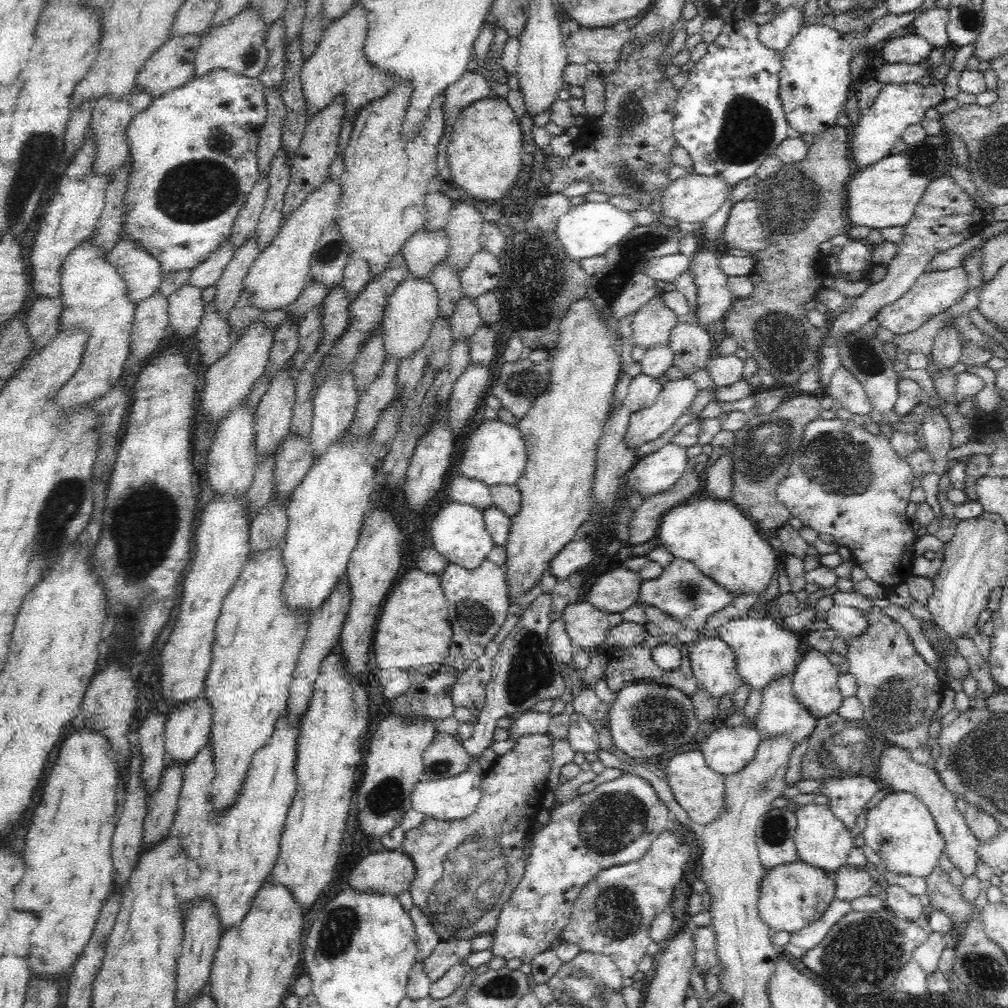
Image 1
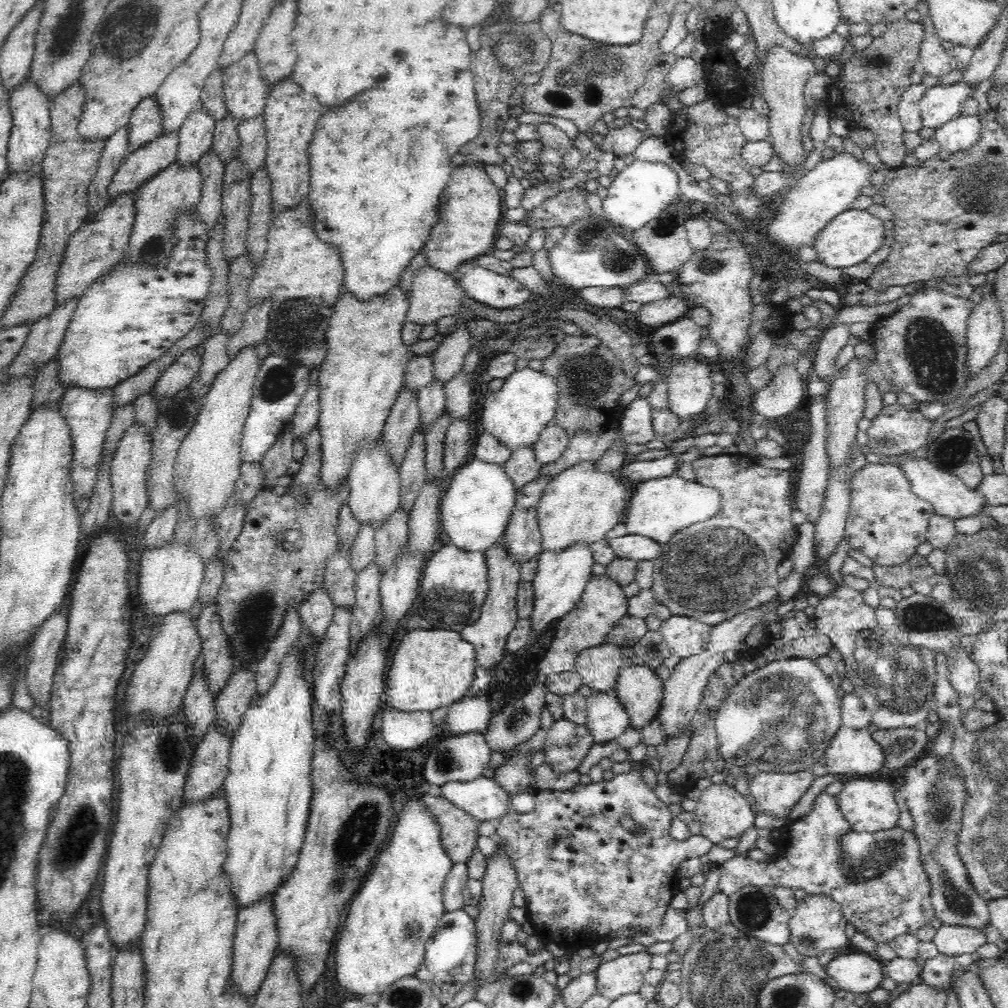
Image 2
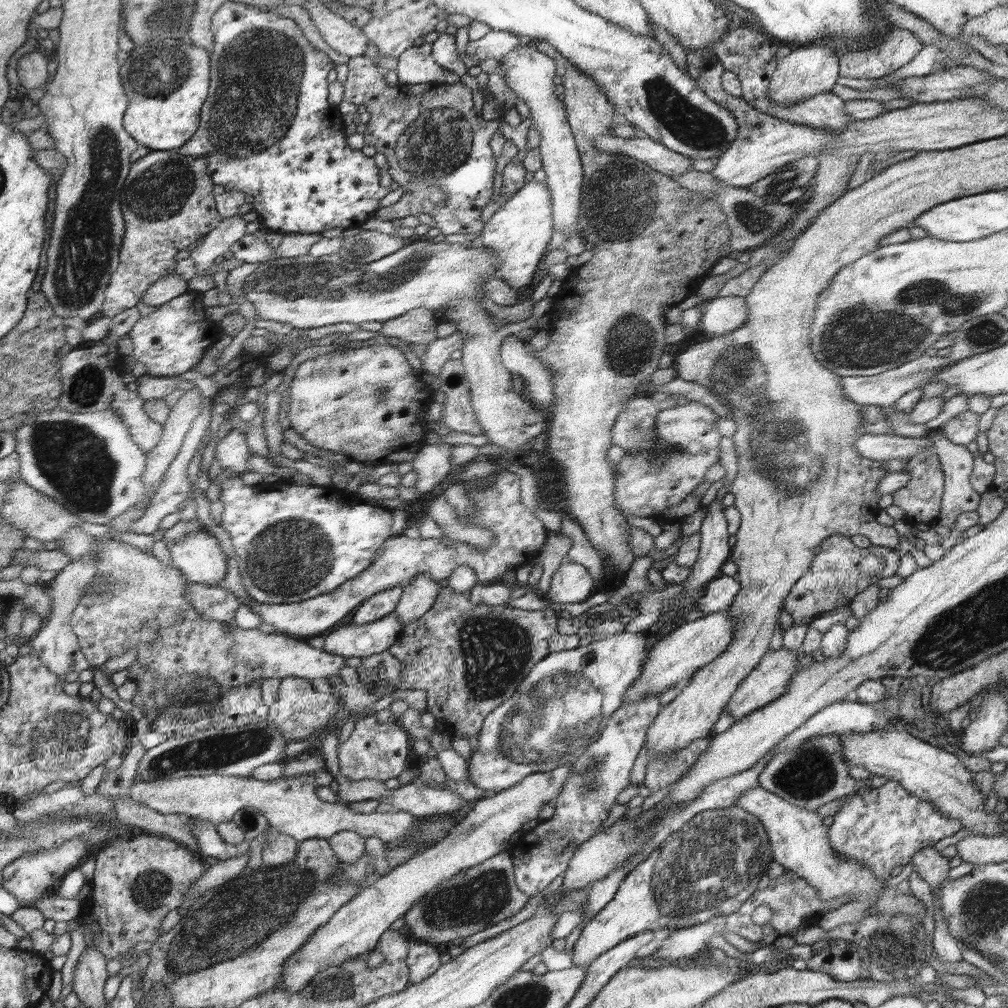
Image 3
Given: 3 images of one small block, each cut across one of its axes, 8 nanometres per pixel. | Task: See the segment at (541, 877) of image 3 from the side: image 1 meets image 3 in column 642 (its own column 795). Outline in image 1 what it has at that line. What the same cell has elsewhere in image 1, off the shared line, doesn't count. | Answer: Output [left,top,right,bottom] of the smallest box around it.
[756,678,818,746]

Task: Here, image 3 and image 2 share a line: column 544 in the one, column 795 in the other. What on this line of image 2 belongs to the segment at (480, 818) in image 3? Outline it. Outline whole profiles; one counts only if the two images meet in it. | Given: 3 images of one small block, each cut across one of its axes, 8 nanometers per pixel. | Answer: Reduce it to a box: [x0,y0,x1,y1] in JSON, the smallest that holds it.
[749,769,815,821]

